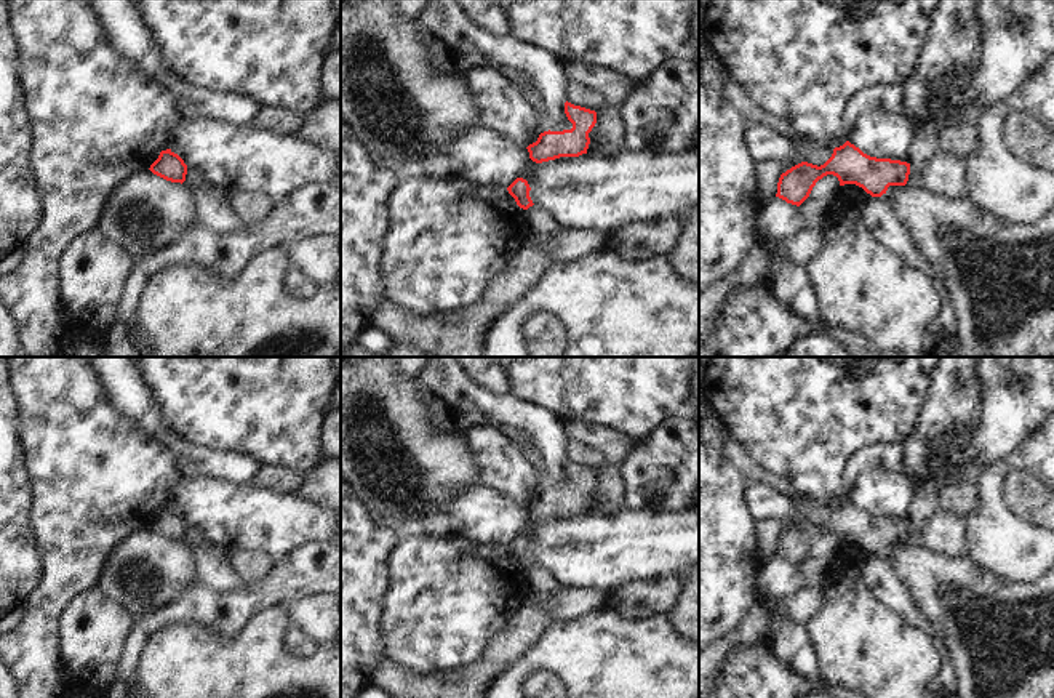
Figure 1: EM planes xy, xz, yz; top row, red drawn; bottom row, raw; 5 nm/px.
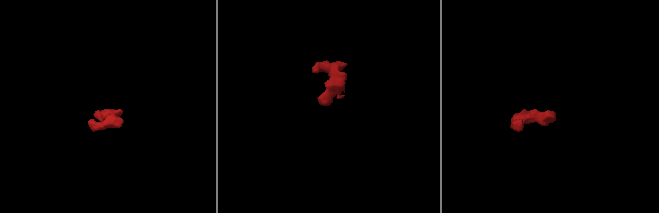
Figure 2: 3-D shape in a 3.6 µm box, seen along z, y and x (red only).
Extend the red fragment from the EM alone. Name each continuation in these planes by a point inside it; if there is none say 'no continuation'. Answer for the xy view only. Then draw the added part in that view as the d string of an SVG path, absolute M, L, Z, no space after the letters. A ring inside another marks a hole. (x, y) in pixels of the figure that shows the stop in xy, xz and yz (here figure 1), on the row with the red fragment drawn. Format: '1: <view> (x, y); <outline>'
no continuation

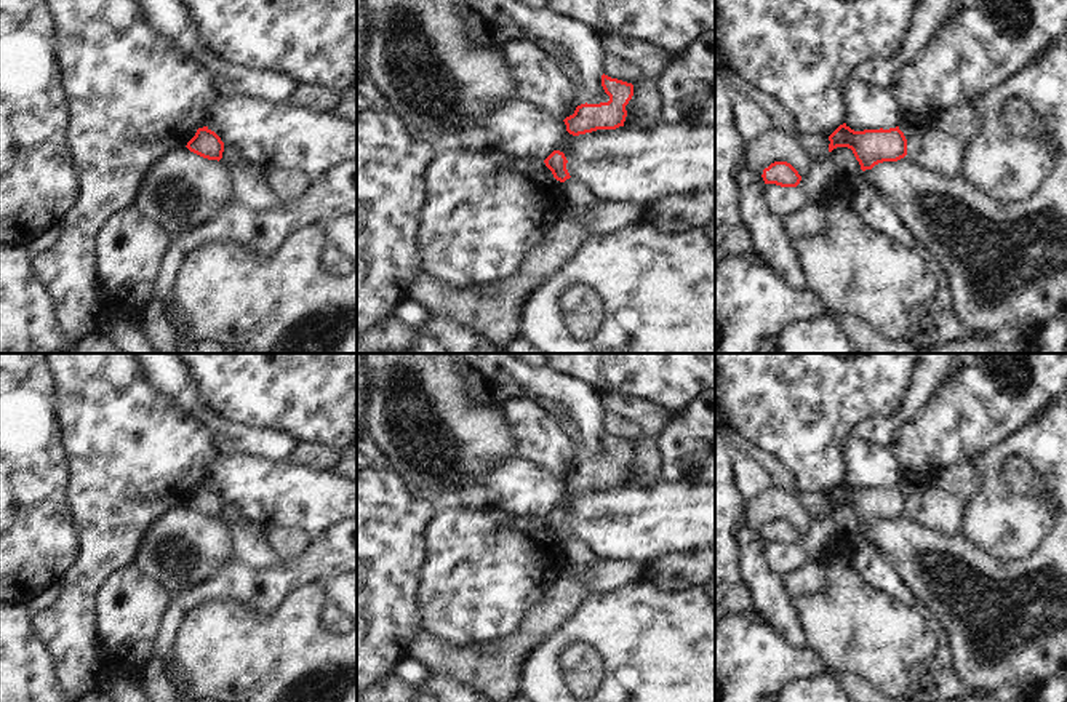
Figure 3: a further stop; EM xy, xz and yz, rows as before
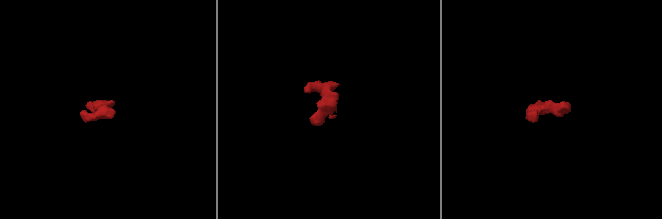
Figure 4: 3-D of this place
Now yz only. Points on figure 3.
no continuation

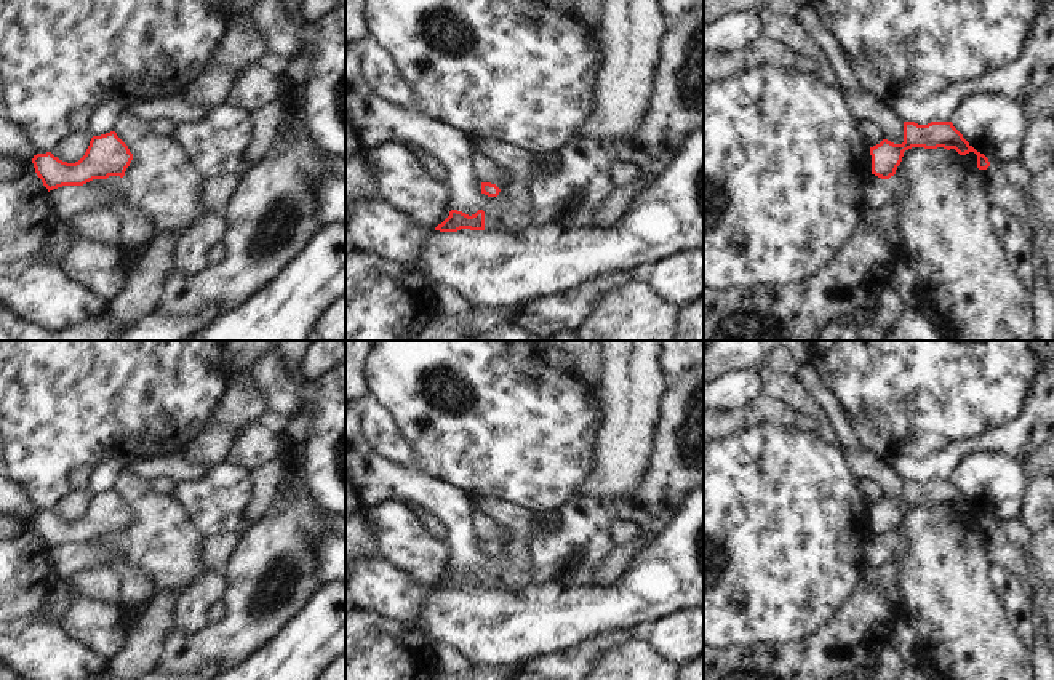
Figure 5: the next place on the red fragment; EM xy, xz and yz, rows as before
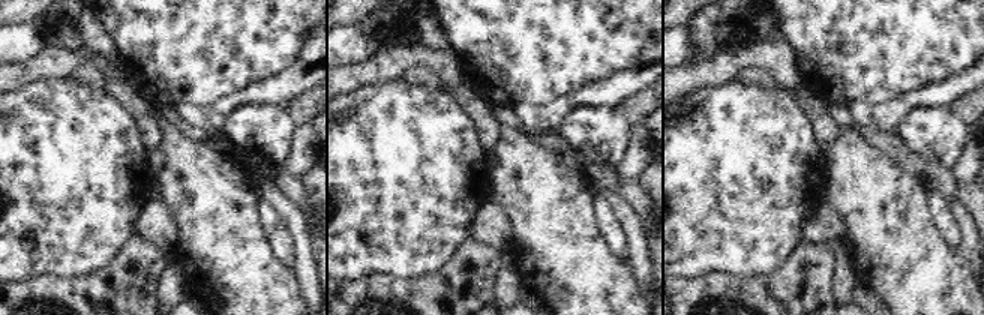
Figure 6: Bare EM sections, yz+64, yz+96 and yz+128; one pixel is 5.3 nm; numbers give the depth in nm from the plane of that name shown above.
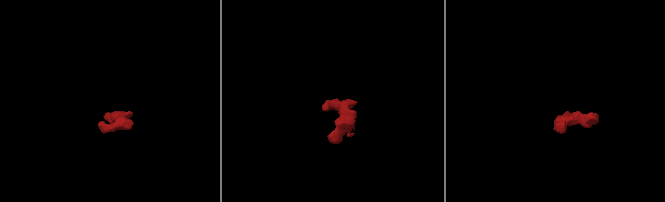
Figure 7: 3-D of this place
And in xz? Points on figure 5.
1: xz (506, 178); M502 168L501 178L494 182L501 190L504 190L512 182L512 174Z

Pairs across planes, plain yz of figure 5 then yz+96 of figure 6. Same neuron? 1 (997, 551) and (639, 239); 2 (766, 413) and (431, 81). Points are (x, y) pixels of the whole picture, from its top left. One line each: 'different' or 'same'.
1: same
2: different

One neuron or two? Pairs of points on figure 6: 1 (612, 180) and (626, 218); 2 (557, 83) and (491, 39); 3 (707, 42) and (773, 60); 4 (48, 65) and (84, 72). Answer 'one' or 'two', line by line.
1: two
2: one
3: two
4: two

